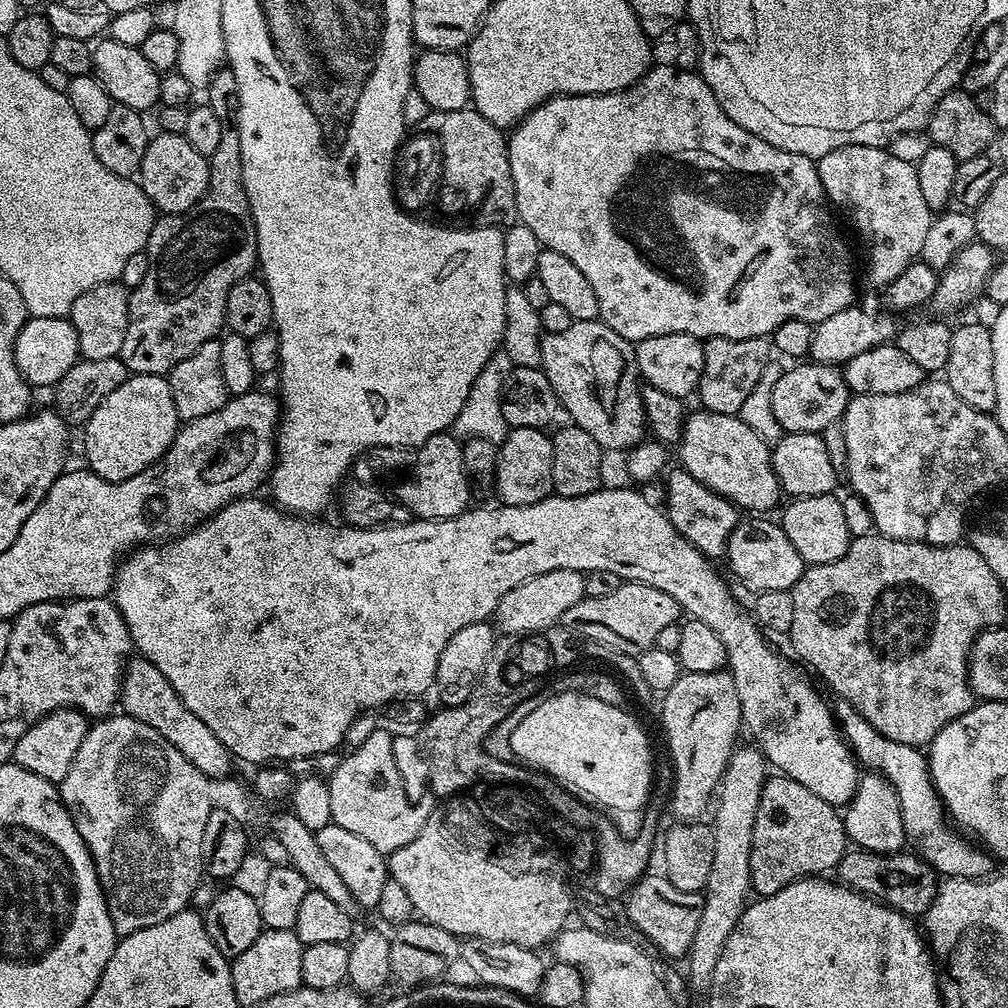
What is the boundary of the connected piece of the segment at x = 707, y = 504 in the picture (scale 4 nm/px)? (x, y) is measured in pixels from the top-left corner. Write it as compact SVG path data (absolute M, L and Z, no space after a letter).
M679 469L668 476L664 508L674 530L678 530L682 538L686 538L703 556L709 558L723 557L727 553L730 534L742 519L736 505L731 504L725 496L702 486L698 478Z

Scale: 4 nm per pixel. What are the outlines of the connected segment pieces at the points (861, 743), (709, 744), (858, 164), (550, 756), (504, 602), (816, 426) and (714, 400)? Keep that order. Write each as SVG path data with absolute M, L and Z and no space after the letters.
M837 699L835 703L834 715L840 735L851 748L853 756L865 769L879 772L887 778L890 786L894 786L902 810L902 826L907 847L918 850L919 855L927 864L931 864L941 877L957 876L967 880L987 877L993 871L993 857L950 823L940 795L932 784L927 755L920 748L910 746L906 742L894 742L878 730L874 730L874 726L870 726L870 722L866 722L866 718L862 718L862 714L858 714L854 706L850 706L850 702Z
M727 670L710 674L684 672L678 682L663 693L662 700L660 720L668 735L668 748L672 751L670 763L674 769L670 809L677 821L696 822L707 808L709 811L728 760L737 747L736 735L742 732L738 690L734 690L734 678Z
M848 145L816 160L824 195L852 219L857 234L868 247L868 280L879 286L894 282L906 266L921 259L922 242L926 242L926 233L934 219L934 210L926 206L922 189L918 187L915 163L888 151L892 150Z
M557 691L555 695L533 708L529 707L522 722L514 726L514 734L510 734L513 757L521 765L544 772L557 780L570 795L577 796L589 806L600 810L613 808L616 812L638 811L650 800L650 793L654 788L652 748L648 745L648 736L644 733L643 726L628 710L598 702L598 698L590 698L590 694Z
M550 570L546 574L538 574L510 590L500 599L500 604L494 613L495 619L500 619L498 628L501 633L509 632L517 638L524 638L531 633L547 633L549 628L560 624L562 614L570 610L578 601L584 599L585 573L574 570Z
M796 362L793 368L785 367L778 382L774 382L774 394L770 402L784 432L818 432L837 423L848 408L850 393L844 381L843 371L834 364Z
M710 336L703 341L704 365L698 389L699 407L714 414L737 415L742 410L750 390L758 386L758 378L762 378L762 370L770 363L774 349L771 339L758 338L722 338Z

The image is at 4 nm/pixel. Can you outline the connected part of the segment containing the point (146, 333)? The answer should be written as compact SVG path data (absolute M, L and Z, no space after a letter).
M225 127L218 147L207 159L209 184L204 196L188 212L161 215L150 230L146 249L146 278L142 278L137 288L131 289L128 297L126 339L122 342L119 355L129 373L138 376L164 376L171 368L178 366L182 358L190 358L190 354L194 354L194 350L198 350L202 342L217 339L225 327L226 298L230 290L240 280L249 279L257 267L256 223L250 214L250 202L246 198L246 186L242 182L239 127Z

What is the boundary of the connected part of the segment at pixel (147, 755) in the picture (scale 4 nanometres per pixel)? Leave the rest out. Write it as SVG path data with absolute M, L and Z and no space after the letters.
M109 714L97 719L89 727L86 738L82 738L82 746L78 746L78 754L74 754L74 762L70 766L66 778L60 781L58 787L64 805L67 806L68 811L72 814L73 822L78 826L78 834L82 834L92 855L92 860L96 863L96 873L100 879L100 885L104 895L108 897L108 909L110 918L114 922L114 930L117 937L121 937L134 934L138 930L146 930L146 926L158 926L158 922L166 922L166 918L185 911L193 903L196 889L201 883L200 876L205 875L204 859L202 858L202 834L206 831L206 818L214 807L214 801L212 801L214 784L206 774L202 774L202 770L198 770L198 766L194 766L194 762L190 762L190 758L186 758L186 754L182 754L182 750L174 750L174 746L170 746L170 742L166 742L166 738L162 734L158 734L158 730L146 726L146 722L138 722L127 714L116 715Z

